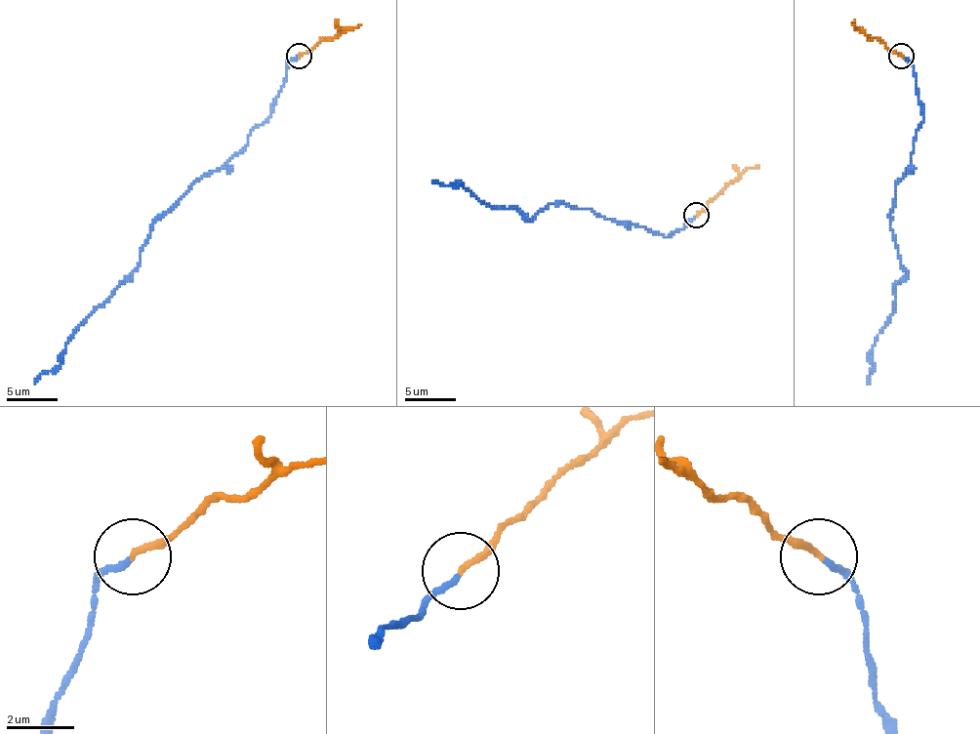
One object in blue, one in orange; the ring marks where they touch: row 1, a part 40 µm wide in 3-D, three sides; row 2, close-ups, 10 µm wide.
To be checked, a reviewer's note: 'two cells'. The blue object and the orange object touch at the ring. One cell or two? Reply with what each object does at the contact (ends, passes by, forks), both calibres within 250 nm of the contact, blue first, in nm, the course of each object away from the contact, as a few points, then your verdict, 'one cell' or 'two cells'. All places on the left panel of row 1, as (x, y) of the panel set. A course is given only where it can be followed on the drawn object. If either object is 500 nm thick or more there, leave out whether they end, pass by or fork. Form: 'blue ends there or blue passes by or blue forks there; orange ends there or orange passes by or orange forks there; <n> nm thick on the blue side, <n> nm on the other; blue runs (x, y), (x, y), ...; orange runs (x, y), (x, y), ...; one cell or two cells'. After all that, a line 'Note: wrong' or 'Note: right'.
blue ends there; orange ends there; 170 nm thick on the blue side, 170 nm on the other; blue runs (299, 56), (273, 111), (152, 224), (140, 265), (35, 384); orange runs (299, 56), (360, 24); two cells
Note: right

